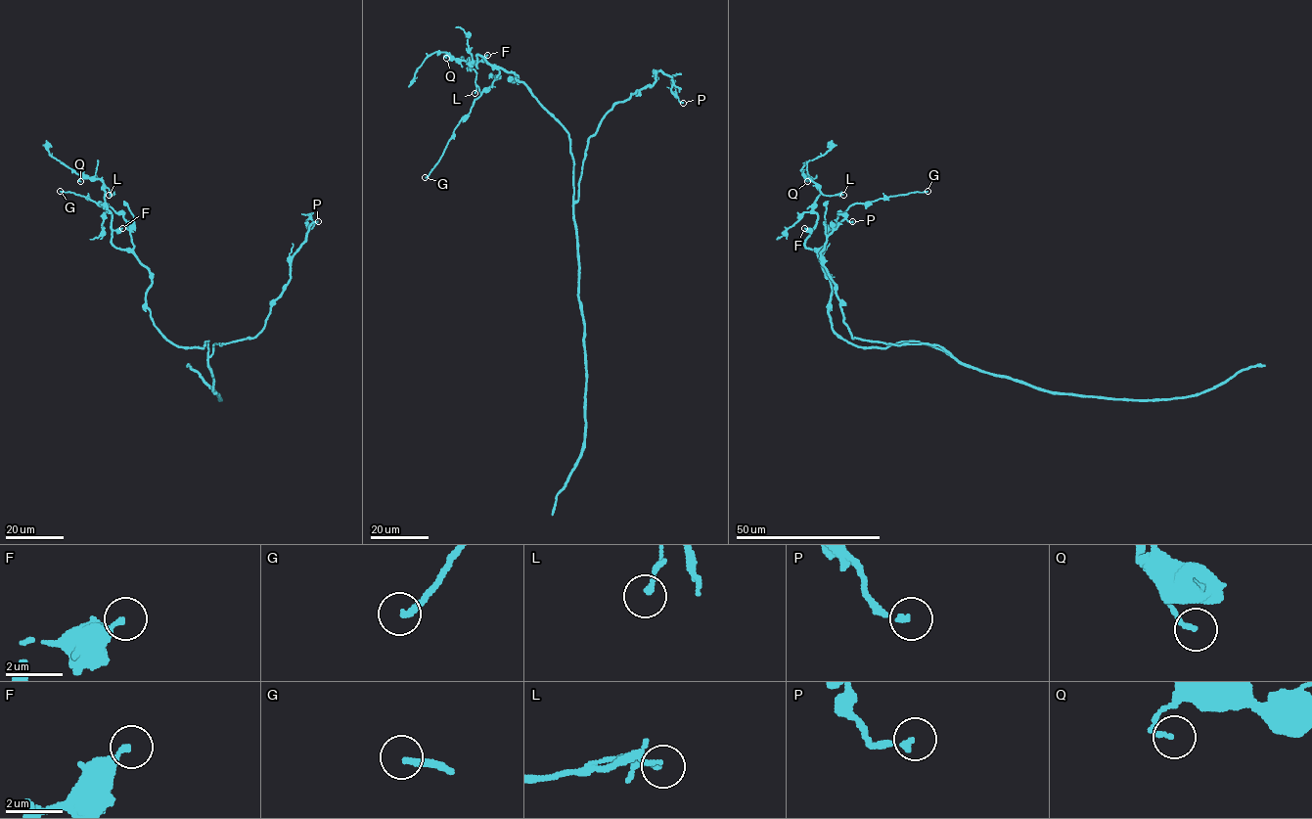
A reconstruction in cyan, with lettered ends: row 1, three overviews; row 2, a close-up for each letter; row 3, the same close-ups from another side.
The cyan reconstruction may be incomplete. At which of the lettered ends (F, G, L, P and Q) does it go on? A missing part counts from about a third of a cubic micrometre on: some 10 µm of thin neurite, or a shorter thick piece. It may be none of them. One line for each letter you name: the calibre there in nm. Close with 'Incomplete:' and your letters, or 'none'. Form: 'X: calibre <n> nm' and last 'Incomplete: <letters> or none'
G: calibre 220 nm
P: calibre 180 nm
Incomplete: G, P

